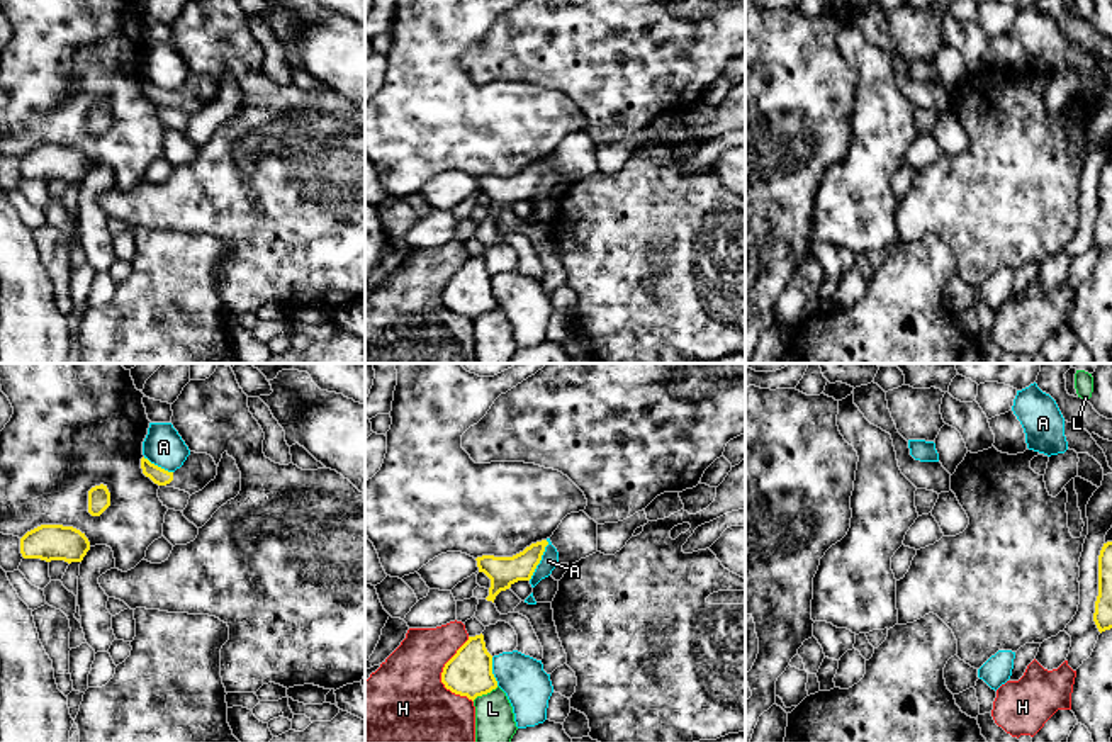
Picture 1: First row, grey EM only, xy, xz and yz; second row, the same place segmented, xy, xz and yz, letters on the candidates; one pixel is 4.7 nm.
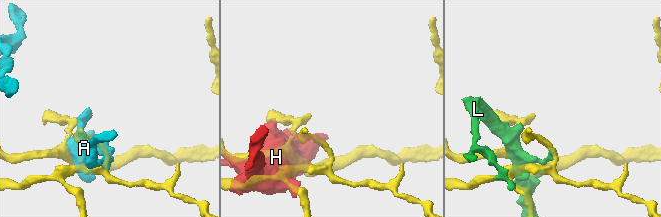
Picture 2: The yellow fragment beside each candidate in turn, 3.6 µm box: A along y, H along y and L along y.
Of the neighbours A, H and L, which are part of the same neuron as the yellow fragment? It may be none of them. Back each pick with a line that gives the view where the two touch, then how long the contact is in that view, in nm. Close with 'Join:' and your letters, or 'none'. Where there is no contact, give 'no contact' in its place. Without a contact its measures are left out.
Join: none

